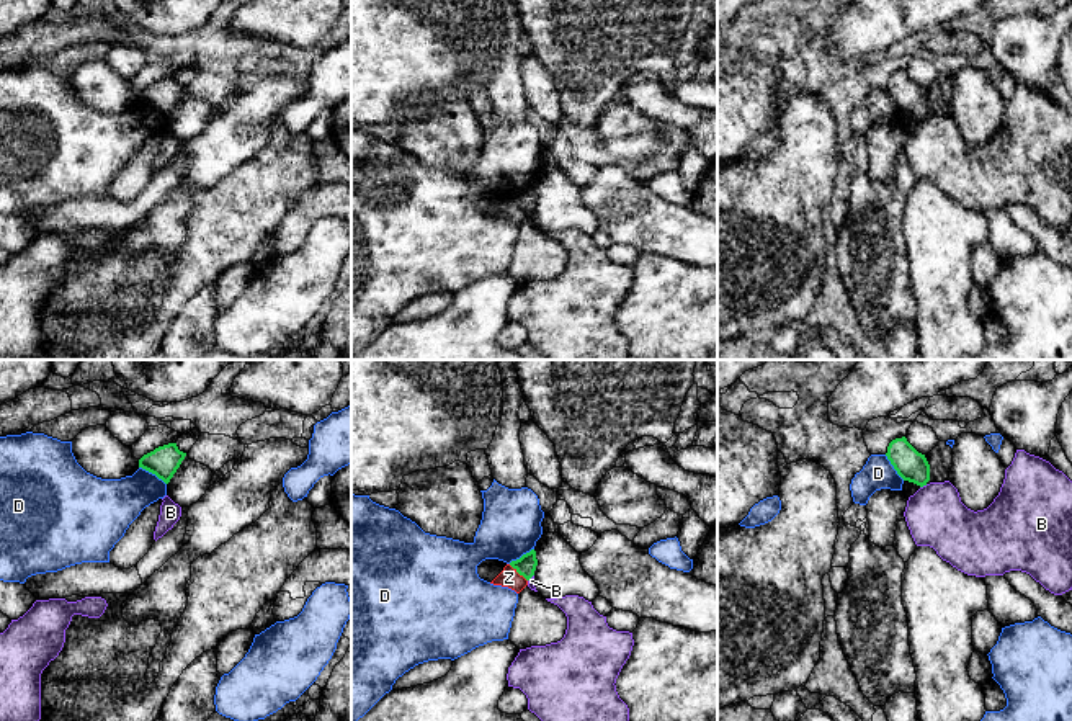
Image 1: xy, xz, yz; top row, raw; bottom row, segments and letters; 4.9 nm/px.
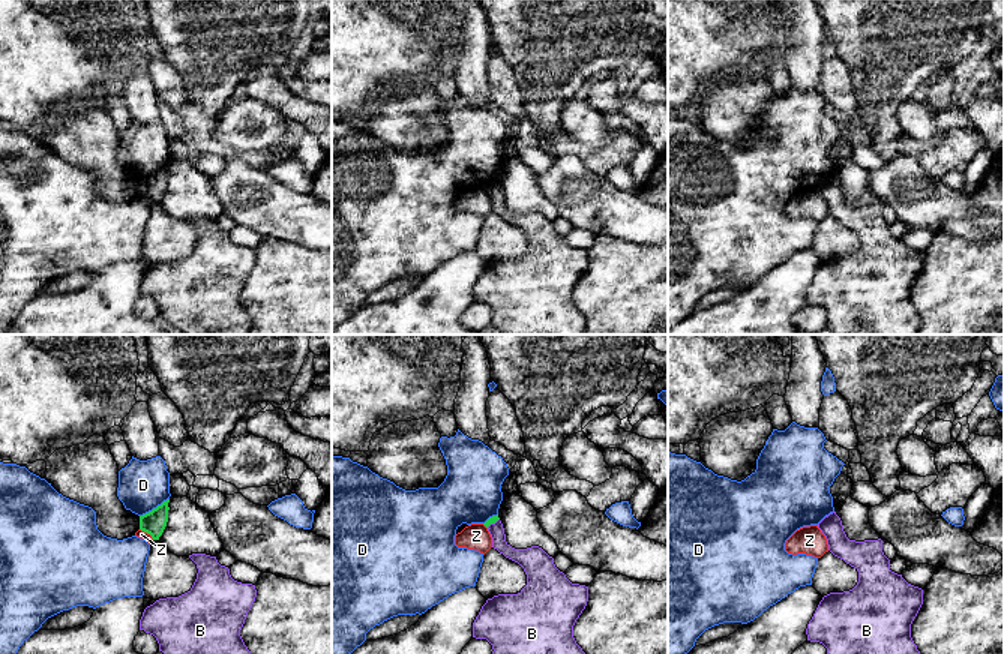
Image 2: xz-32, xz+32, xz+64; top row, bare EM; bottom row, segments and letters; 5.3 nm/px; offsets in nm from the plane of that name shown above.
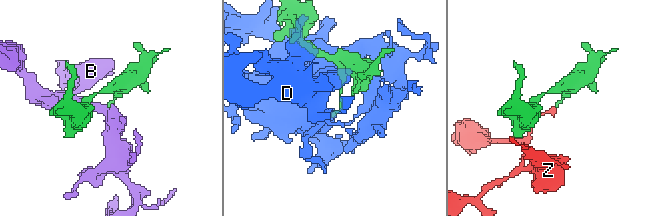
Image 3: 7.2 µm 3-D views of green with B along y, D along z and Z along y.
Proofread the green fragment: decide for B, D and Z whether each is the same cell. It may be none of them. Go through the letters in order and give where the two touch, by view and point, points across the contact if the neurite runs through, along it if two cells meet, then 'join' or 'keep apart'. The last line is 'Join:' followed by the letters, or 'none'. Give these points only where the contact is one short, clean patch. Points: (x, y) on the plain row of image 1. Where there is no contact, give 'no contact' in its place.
B: yz (924, 118) | along yz (927, 118), (920, 121) | keep apart
D: xy (152, 107) | keep apart
Z: xz (518, 206) | along xz (509, 198), (527, 214) | keep apart
Join: none

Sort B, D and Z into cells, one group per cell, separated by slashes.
B / D / Z

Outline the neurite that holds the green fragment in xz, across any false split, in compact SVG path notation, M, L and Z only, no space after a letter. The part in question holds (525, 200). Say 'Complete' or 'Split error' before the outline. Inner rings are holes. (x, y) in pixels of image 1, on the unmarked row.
Complete. M531 183L529 186L523 188L520 193L511 195L510 199L523 209L526 214L529 214L534 209L538 193L536 185Z

